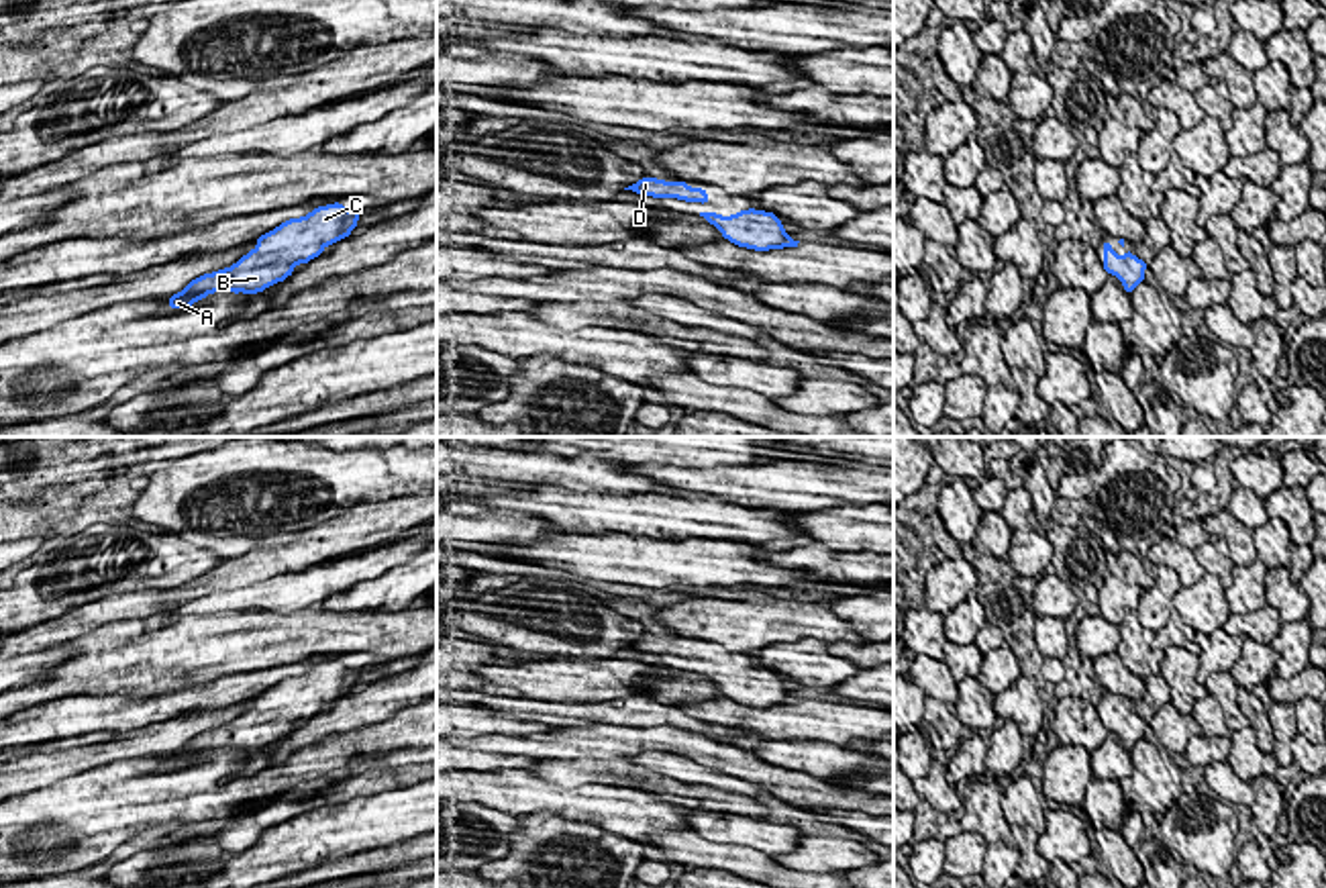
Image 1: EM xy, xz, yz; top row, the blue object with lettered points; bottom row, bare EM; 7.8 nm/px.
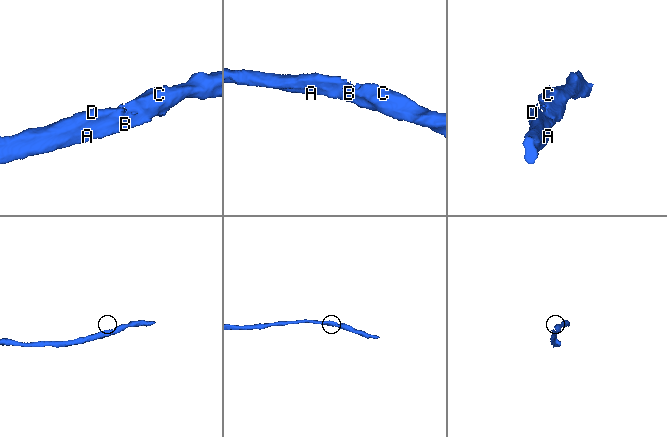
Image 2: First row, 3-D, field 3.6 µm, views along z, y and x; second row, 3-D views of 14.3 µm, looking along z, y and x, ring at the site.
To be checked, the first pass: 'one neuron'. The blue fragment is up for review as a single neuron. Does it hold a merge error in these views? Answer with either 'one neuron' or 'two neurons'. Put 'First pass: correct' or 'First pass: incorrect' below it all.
one neuron
First pass: correct

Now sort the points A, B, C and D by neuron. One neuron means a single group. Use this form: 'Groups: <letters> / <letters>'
Groups: A B C D

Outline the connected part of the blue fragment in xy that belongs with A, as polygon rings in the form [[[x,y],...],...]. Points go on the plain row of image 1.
[[[341,659],[318,663],[302,676],[290,676],[257,696],[257,704],[235,723],[192,737],[184,749],[171,751],[167,766],[190,766],[212,749],[257,751],[284,739],[296,723],[322,712],[326,702],[351,692],[363,668],[347,668]]]

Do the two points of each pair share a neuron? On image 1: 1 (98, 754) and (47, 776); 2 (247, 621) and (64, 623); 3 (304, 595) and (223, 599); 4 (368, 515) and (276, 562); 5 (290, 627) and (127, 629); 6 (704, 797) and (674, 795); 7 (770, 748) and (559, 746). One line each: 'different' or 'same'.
1: same
2: different
3: same
4: same
5: same
6: same
7: different

